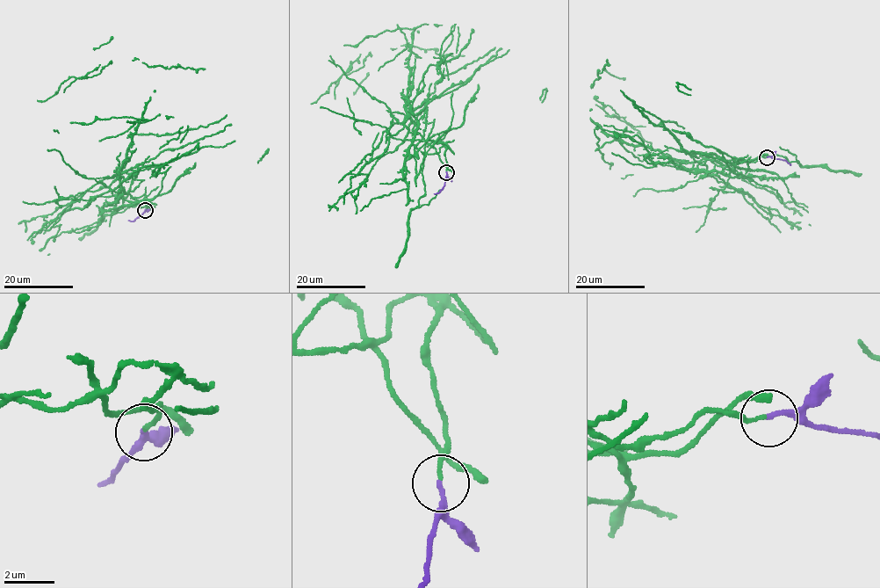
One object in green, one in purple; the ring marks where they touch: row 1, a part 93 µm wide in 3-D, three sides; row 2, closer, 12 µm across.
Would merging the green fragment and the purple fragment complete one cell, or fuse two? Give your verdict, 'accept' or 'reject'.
reject

